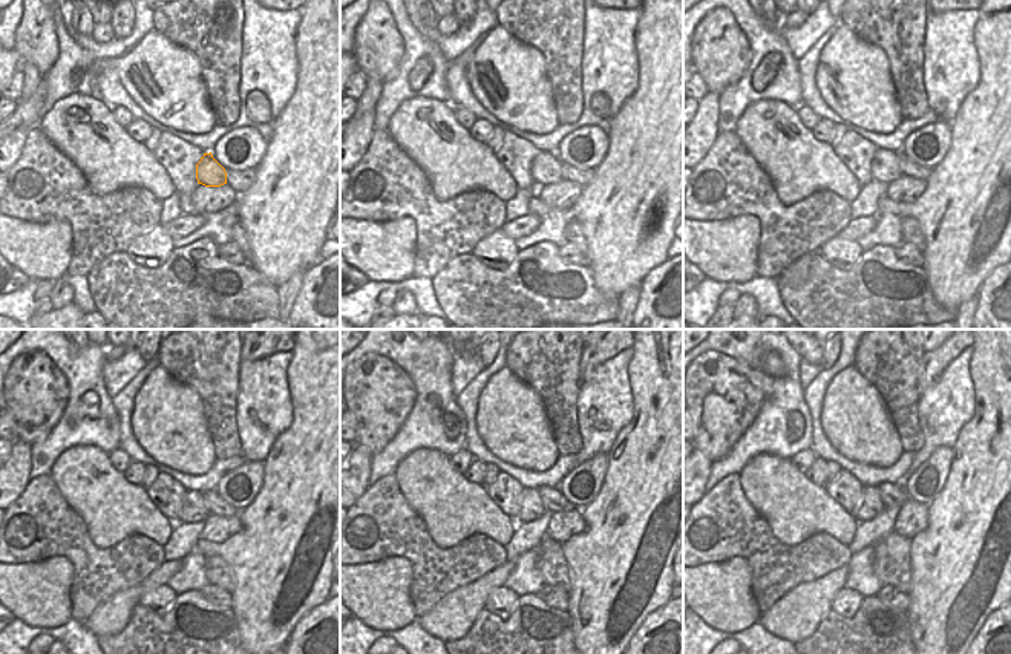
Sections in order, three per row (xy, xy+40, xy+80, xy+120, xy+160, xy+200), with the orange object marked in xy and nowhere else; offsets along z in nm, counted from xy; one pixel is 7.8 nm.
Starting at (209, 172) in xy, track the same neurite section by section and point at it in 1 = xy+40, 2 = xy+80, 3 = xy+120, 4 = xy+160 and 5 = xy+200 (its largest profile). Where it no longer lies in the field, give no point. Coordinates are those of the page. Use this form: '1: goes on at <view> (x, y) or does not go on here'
1: goes on at xy+40 (546, 167)
2: goes on at xy+80 (884, 167)
3: goes on at xy+120 (193, 509)
4: goes on at xy+160 (532, 507)
5: goes on at xy+200 (869, 506)

